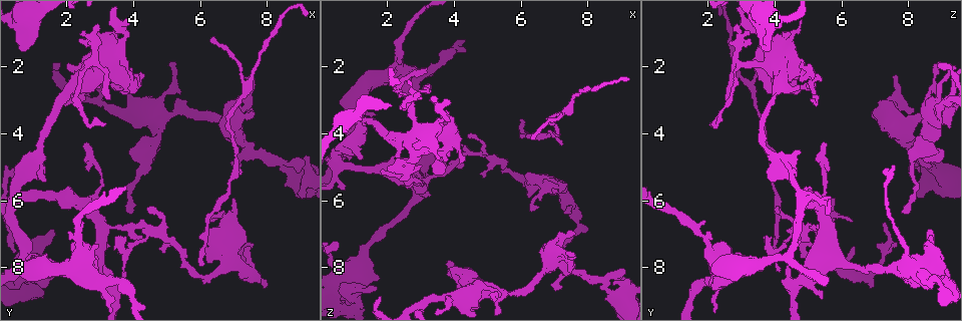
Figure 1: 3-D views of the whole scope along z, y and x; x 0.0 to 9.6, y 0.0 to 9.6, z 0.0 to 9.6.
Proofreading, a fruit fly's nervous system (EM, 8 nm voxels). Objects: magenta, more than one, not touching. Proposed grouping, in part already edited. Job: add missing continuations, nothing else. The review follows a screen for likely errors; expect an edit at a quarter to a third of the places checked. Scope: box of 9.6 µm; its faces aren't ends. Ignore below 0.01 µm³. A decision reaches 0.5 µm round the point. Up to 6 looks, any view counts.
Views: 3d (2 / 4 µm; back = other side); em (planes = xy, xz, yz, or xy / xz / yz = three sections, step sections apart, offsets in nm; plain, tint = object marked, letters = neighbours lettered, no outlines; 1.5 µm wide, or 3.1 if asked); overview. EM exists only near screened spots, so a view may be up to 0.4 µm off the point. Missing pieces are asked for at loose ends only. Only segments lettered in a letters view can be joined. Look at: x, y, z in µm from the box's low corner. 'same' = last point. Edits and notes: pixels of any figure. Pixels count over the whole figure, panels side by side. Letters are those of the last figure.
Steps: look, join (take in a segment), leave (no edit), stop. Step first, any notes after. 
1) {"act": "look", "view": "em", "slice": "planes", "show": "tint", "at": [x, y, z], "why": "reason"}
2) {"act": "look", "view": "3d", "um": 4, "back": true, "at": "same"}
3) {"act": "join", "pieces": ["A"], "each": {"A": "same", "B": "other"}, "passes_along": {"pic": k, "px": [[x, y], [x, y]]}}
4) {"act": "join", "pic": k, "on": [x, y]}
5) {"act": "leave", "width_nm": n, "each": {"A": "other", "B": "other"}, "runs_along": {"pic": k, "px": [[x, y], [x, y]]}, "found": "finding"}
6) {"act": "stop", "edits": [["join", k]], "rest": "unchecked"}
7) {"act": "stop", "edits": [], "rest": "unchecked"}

{"act": "look", "view": "em", "slice": "planes", "show": "tint", "at": [9.05, 5.90, 8.30], "why": "branch stops here"}

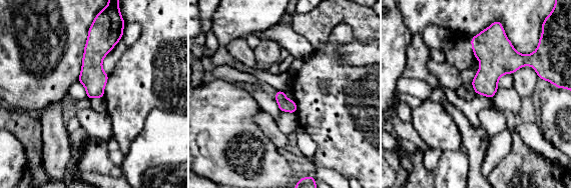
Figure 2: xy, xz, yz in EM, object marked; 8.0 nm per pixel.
{"act": "look", "view": "em", "slice": "planes", "show": "letters", "at": "same"}

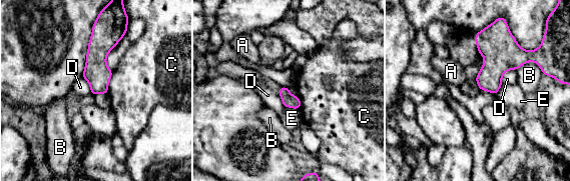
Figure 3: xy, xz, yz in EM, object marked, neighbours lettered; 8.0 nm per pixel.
{"act": "leave", "each": {"A": "other", "B": "other", "C": "other", "D": "other", "E": "other"}, "found": "no lettered segment goes on from it"}

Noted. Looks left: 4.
{"act": "look", "view": "em", "slice": "xz", "step": 8, "show": "tint", "at": [6.40, 1.05, 4.15]}

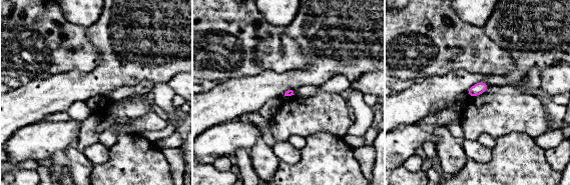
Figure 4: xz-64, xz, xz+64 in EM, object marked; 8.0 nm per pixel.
{"act": "look", "view": "em", "slice": "planes", "show": "letters", "at": "same"}

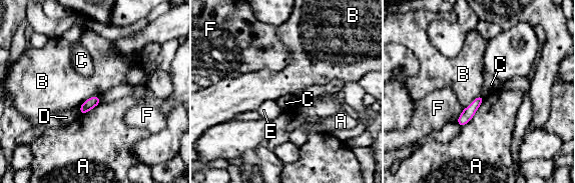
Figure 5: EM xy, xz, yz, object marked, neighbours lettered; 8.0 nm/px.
{"act": "leave", "longest_contact_nm": ["A", 280], "each": {"A": "other", "B": "other", "C": "other", "D": "other", "E": "other", "F": "other"}, "border": {"pic": 5, "px": [[98, 96], [87, 98], [79, 106]]}, "found": "none of them fits"}

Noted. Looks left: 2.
{"act": "look", "view": "em", "slice": "planes", "show": "letters", "at": [7.95, 8.65, 6.85], "why": "branch stops here"}

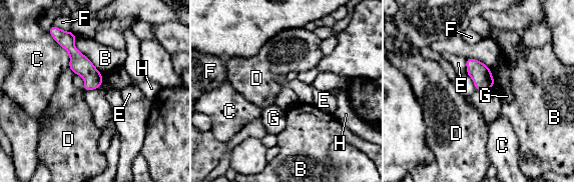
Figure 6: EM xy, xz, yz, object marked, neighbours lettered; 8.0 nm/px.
{"act": "leave", "longest_contact_nm": ["B", 380], "each": {"B": "other", "C": "other", "D": "other", "E": "other", "F": "other", "G": "other", "H": "other"}, "runs_along": {"pic": 6, "px": [[71, 39], [78, 62], [97, 85]]}, "found": "none of them fits"}

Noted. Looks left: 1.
{"act": "stop", "edits": [], "rest": "unchecked"}

